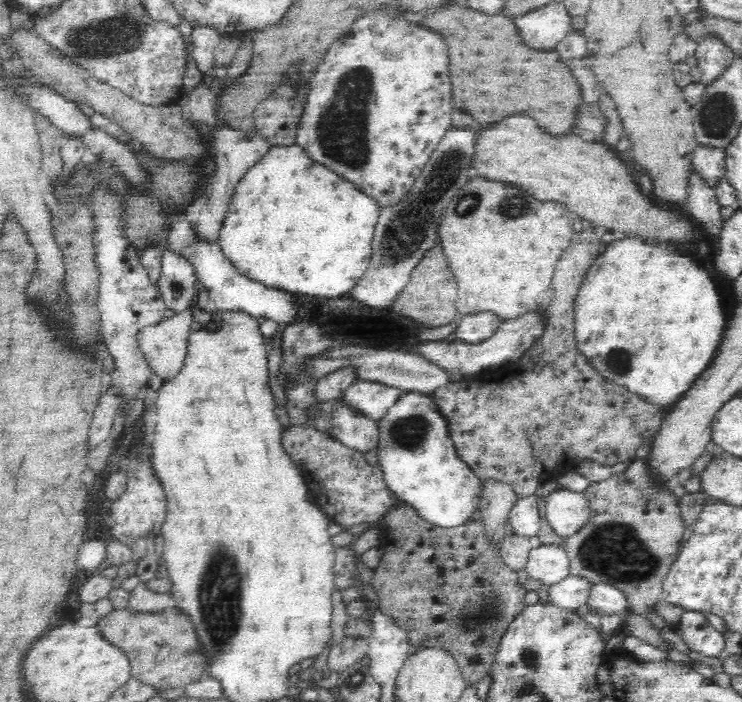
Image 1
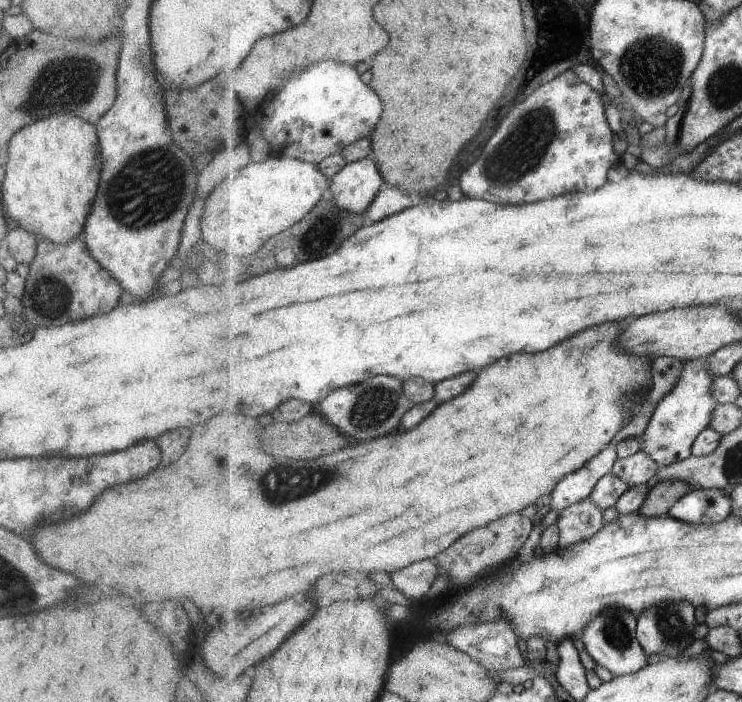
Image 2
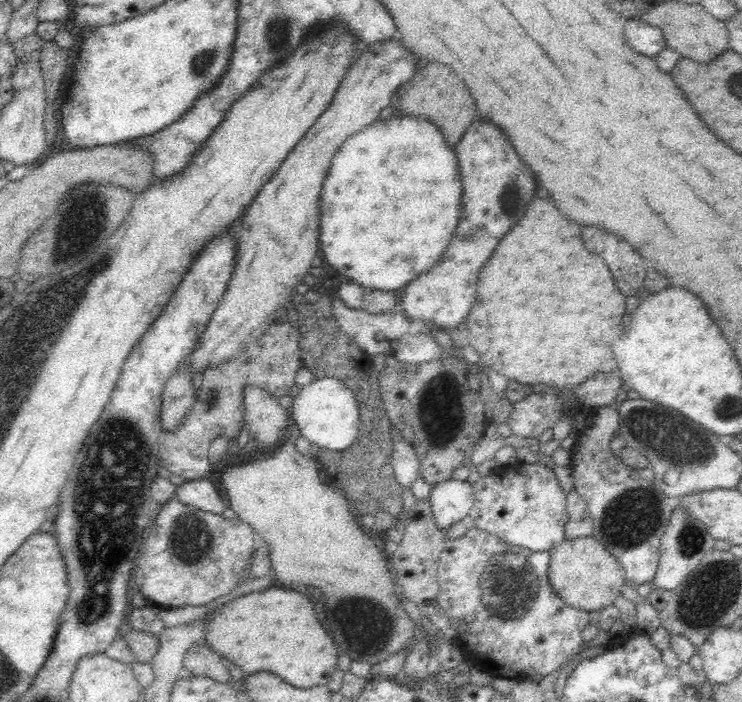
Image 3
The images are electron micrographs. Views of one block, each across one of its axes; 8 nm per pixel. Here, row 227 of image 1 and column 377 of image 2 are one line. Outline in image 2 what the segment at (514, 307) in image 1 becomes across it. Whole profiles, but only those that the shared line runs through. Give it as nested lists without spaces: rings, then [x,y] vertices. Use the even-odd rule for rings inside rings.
[[[605,322],[605,324],[599,324],[599,326],[593,326],[593,328],[579,332],[577,340],[573,336],[573,338],[569,338],[569,340],[565,340],[565,342],[557,344],[555,348],[549,348],[541,354],[511,354],[507,358],[501,358],[501,362],[487,366],[477,376],[477,380],[473,382],[473,386],[467,392],[463,392],[455,400],[441,404],[432,413],[432,416],[421,422],[415,429],[403,434],[392,432],[385,437],[371,441],[353,442],[346,448],[340,449],[339,452],[336,451],[331,455],[317,459],[297,461],[289,458],[283,460],[280,457],[271,458],[269,454],[265,454],[261,450],[261,446],[257,450],[257,428],[259,428],[257,418],[247,418],[243,414],[217,414],[217,416],[205,420],[203,424],[189,428],[191,438],[189,438],[189,444],[182,455],[187,464],[179,464],[179,460],[175,460],[171,466],[165,465],[163,468],[160,465],[156,470],[149,472],[147,477],[131,482],[131,484],[121,484],[111,488],[111,490],[101,492],[97,496],[97,500],[93,502],[93,506],[85,514],[79,514],[77,518],[71,518],[69,522],[63,522],[57,526],[45,526],[45,528],[35,530],[35,534],[31,534],[33,536],[31,538],[33,540],[32,546],[36,554],[43,558],[49,566],[55,566],[63,572],[69,572],[75,578],[89,582],[89,584],[93,584],[93,582],[95,584],[107,584],[107,586],[115,588],[117,592],[125,592],[133,598],[141,596],[147,602],[157,602],[157,600],[179,600],[179,602],[183,600],[185,602],[185,600],[189,600],[195,606],[237,608],[240,612],[244,612],[248,608],[275,605],[275,602],[279,602],[279,598],[295,594],[295,592],[307,592],[311,586],[315,585],[315,580],[319,576],[328,573],[358,571],[371,574],[372,572],[385,572],[393,576],[415,562],[433,559],[437,554],[452,546],[457,538],[463,536],[467,530],[485,526],[485,524],[501,518],[501,514],[505,516],[511,512],[520,513],[523,508],[535,505],[537,498],[551,495],[557,484],[566,475],[580,470],[591,458],[600,454],[601,450],[604,450],[618,433],[625,430],[635,414],[634,401],[643,392],[647,394],[651,390],[653,374],[652,364],[647,357],[629,354],[619,346],[619,336],[623,330],[625,330],[625,326],[621,322]],[[201,478],[205,478],[205,480],[209,478],[211,482],[207,486],[199,484]]]

